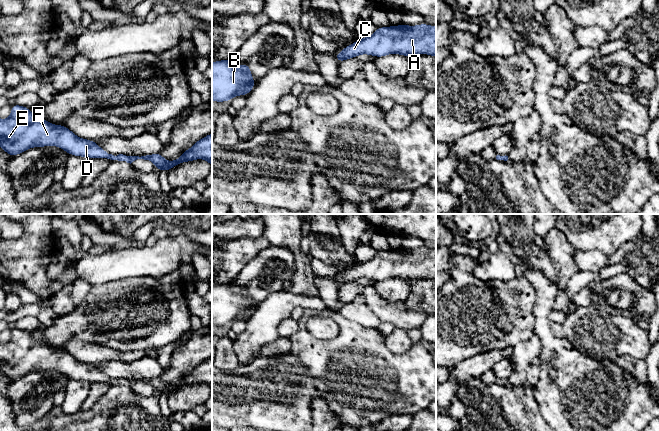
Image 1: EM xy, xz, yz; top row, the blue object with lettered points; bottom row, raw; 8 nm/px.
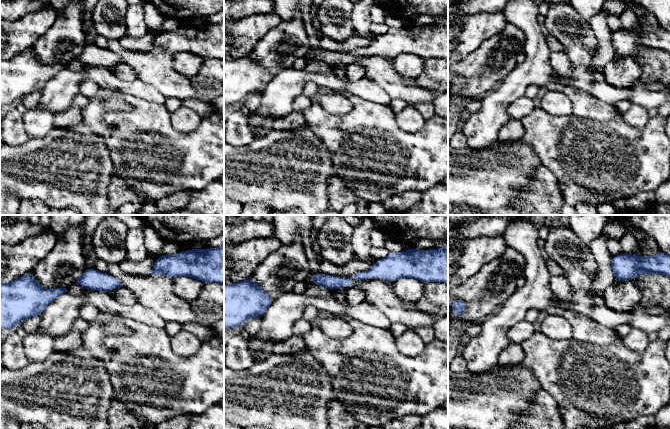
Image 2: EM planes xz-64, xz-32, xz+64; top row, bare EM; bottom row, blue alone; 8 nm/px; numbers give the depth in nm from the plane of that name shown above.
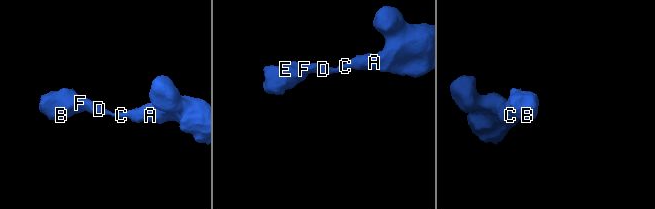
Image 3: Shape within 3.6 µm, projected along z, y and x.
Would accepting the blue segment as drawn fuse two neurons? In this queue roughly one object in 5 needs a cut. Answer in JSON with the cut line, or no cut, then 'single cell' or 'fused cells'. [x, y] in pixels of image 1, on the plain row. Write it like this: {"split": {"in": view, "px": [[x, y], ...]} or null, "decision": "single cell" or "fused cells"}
{"split": null, "decision": "single cell"}

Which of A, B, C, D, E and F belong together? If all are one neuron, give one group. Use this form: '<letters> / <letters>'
A B C D E F

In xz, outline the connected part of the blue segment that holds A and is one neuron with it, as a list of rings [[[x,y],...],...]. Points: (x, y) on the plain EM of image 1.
[[[424,247],[378,251],[371,260],[358,262],[334,280],[342,286],[361,278],[384,281],[393,277],[408,281],[419,278],[436,281],[436,250]]]

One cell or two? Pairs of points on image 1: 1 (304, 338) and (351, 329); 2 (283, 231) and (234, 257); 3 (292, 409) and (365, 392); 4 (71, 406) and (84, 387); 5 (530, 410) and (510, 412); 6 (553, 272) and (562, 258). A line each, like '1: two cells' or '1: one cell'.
1: one cell
2: two cells
3: two cells
4: one cell
5: one cell
6: two cells

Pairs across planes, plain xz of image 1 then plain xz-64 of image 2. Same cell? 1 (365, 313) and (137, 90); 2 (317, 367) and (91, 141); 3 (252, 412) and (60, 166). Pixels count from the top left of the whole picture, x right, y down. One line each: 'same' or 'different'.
1: same
2: different
3: same

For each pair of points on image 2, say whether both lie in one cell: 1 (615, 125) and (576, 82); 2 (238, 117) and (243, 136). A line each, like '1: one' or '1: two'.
1: two
2: one

